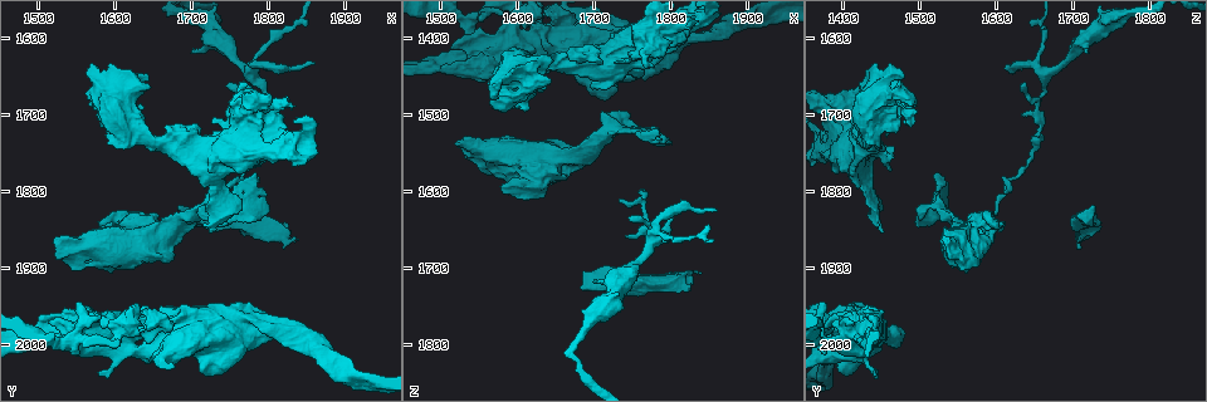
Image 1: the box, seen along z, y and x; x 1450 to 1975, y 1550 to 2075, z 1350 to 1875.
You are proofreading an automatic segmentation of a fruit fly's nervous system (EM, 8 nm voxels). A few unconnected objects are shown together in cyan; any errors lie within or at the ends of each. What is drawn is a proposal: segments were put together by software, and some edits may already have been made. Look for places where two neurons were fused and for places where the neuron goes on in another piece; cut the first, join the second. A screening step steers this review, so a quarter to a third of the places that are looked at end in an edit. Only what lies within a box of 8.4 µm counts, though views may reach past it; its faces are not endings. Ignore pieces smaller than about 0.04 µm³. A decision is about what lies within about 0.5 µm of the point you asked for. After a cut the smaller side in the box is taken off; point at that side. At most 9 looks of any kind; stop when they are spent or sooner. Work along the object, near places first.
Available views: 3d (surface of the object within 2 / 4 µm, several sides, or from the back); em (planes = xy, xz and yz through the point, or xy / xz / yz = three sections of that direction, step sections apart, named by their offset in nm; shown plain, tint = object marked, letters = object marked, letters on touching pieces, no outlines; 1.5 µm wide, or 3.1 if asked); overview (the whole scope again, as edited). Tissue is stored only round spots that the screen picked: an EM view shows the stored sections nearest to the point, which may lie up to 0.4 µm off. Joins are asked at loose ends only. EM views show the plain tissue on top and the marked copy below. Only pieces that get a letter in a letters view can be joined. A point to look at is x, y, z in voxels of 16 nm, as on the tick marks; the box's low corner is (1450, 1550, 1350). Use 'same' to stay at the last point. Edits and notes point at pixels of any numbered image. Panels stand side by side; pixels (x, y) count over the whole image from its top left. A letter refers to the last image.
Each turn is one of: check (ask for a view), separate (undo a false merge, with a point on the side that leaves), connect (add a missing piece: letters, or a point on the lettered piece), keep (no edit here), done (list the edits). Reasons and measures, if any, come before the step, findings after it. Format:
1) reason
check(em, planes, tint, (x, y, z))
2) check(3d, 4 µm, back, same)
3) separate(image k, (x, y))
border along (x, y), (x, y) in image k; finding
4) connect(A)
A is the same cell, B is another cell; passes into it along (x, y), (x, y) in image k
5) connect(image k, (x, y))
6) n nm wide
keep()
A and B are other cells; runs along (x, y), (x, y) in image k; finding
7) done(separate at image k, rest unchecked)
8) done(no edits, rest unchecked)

thick end
check(3d, 4 µm, (1775, 1665, 1435))

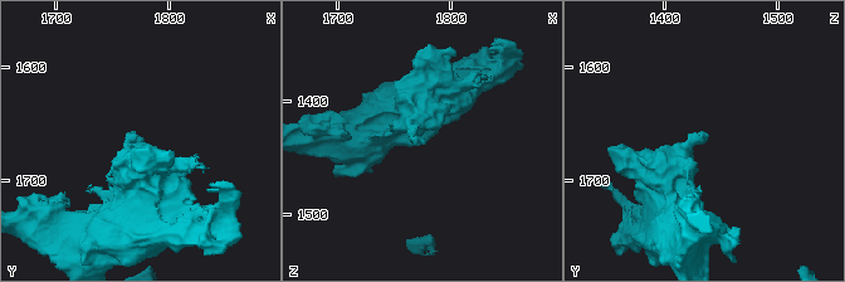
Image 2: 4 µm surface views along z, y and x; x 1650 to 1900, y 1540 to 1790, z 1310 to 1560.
shape alone is not enough
check(em, xz, step 8, letters, (1776, 1664, 1436))

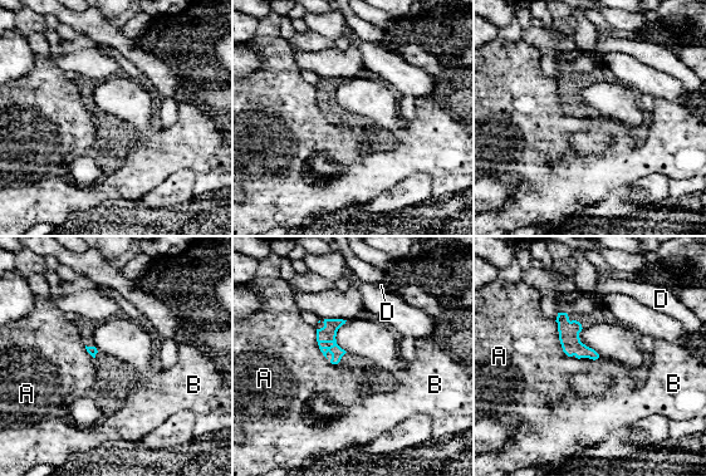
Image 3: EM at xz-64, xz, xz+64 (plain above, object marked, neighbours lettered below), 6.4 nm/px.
A touches over 260 nm
keep()
A, B and D are other cells; border along (554, 320), (560, 347), (572, 357) in image 3; no lettered piece goes on from it

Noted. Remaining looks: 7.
check(3d, 4 µm, (1735, 1790, 1430))

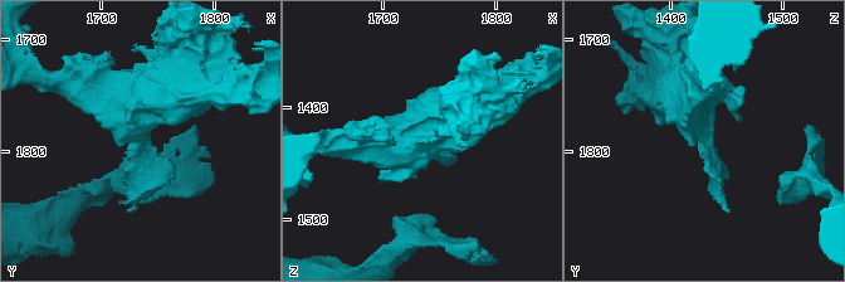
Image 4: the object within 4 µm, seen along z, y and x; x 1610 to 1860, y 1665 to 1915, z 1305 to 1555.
check(em, planes, tint, (1736, 1790, 1432))

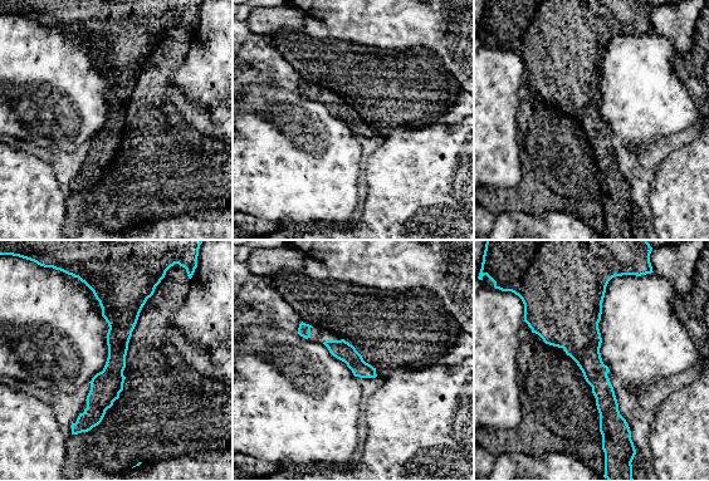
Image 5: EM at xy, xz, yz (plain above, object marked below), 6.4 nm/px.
what lies round it
check(em, planes, letters, same)

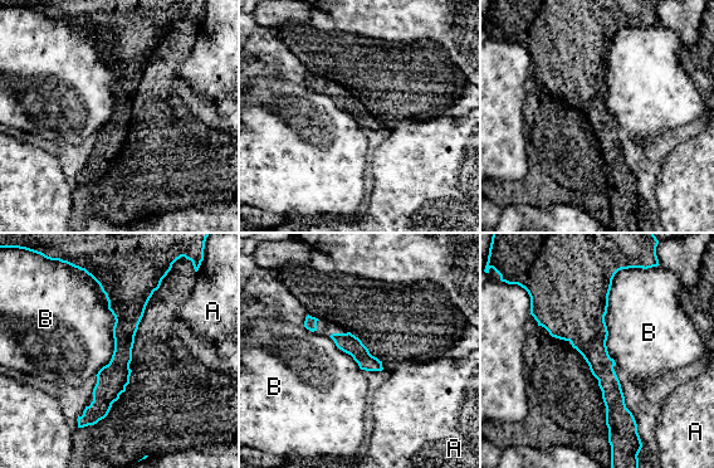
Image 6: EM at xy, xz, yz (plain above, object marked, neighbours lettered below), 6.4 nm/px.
keep()
A and B are other cells; runs along (595, 278), (593, 350), (615, 428) in image 6; continuous, no second neuron

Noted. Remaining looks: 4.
free end
check(em, planes, letters, (1645, 1665, 1425))

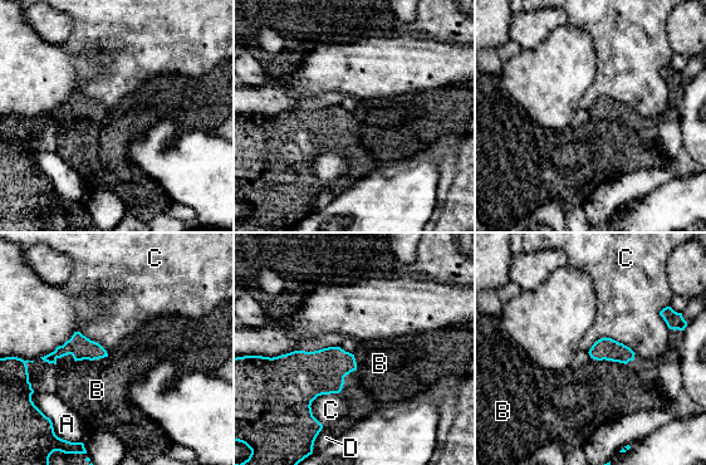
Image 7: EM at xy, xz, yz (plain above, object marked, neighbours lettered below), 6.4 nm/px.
connect(B)
B is the same cell, A, C and D are other cells; passes into it along (606, 348), (608, 360), (598, 392) in image 7; the neuron continues

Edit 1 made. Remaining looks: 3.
check(overview)

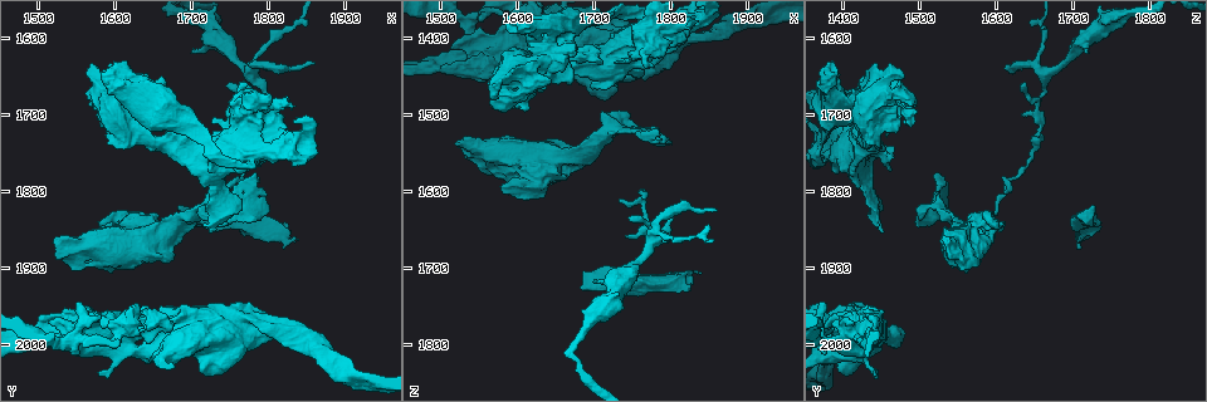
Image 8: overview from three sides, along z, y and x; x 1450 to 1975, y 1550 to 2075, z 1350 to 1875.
tapers out
check(em, planes, letters, (1860, 1630, 1625))

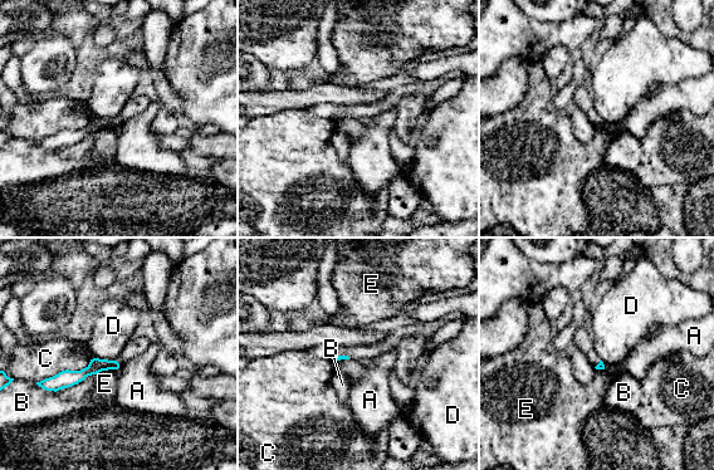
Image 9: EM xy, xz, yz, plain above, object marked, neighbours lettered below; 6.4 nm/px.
keep()
A, B, C, D and E are other cells; runs along (115, 365), (47, 385) in image 9; none of them fits

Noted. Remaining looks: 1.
done(connect at image 7, rest unchecked)

